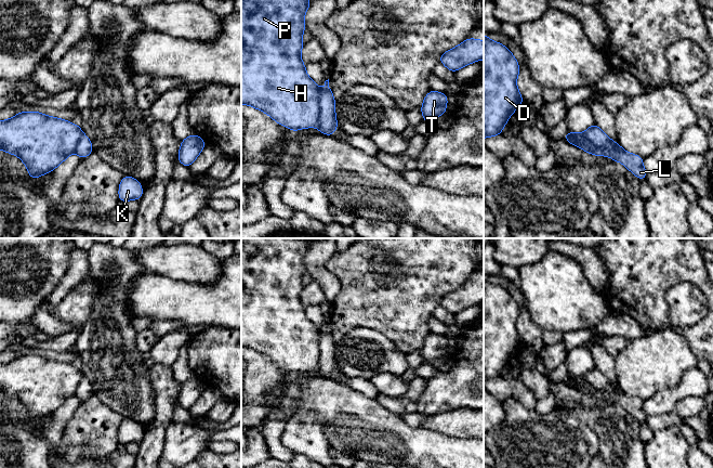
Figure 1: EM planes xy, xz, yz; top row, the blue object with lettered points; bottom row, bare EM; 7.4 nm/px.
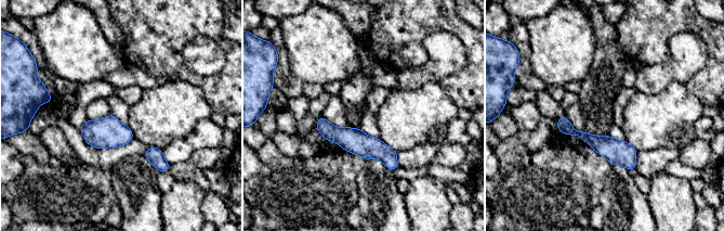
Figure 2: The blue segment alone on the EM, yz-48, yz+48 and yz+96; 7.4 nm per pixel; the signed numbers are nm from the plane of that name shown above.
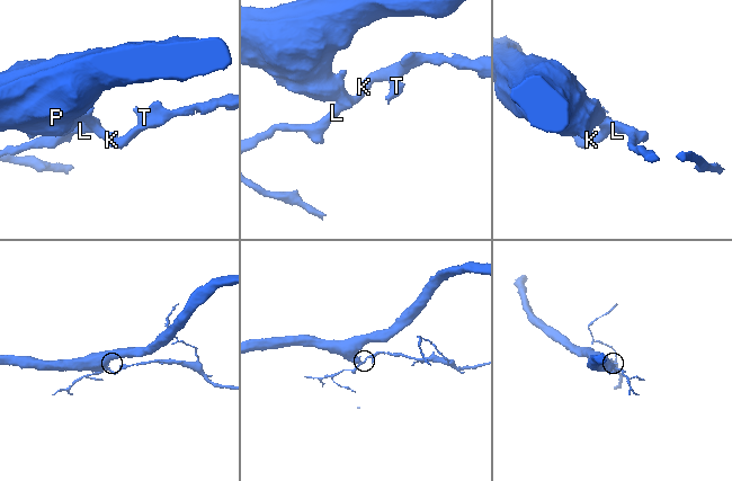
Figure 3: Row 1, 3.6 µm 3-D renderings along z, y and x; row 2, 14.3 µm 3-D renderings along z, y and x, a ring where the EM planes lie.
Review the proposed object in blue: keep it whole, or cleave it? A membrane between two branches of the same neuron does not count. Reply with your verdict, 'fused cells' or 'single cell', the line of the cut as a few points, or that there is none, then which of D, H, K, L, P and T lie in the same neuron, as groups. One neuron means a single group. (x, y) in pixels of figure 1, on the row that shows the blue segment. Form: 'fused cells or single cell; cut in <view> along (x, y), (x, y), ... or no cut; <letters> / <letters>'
fused cells; cut in yz along (616, 143), (593, 146), (585, 141), (581, 147); D H P / K L T

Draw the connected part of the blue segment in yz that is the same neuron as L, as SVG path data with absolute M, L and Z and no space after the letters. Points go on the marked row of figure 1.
M585 141L582 150L596 156L610 156L612 161L620 161L623 164L641 181L643 181L648 174L643 166L643 157L628 153L617 143L603 147L595 147L591 145L589 141Z

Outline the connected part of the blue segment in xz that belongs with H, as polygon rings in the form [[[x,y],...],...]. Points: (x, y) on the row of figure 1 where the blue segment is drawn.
[[[241,0],[241,104],[250,105],[266,113],[277,124],[289,128],[291,131],[318,127],[319,125],[320,107],[318,98],[320,95],[320,90],[308,77],[305,70],[305,64],[300,56],[300,52],[304,46],[302,34],[306,29],[304,14],[311,3],[311,0]]]

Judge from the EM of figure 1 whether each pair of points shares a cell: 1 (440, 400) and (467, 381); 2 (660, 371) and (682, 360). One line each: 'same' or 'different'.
1: same
2: same

